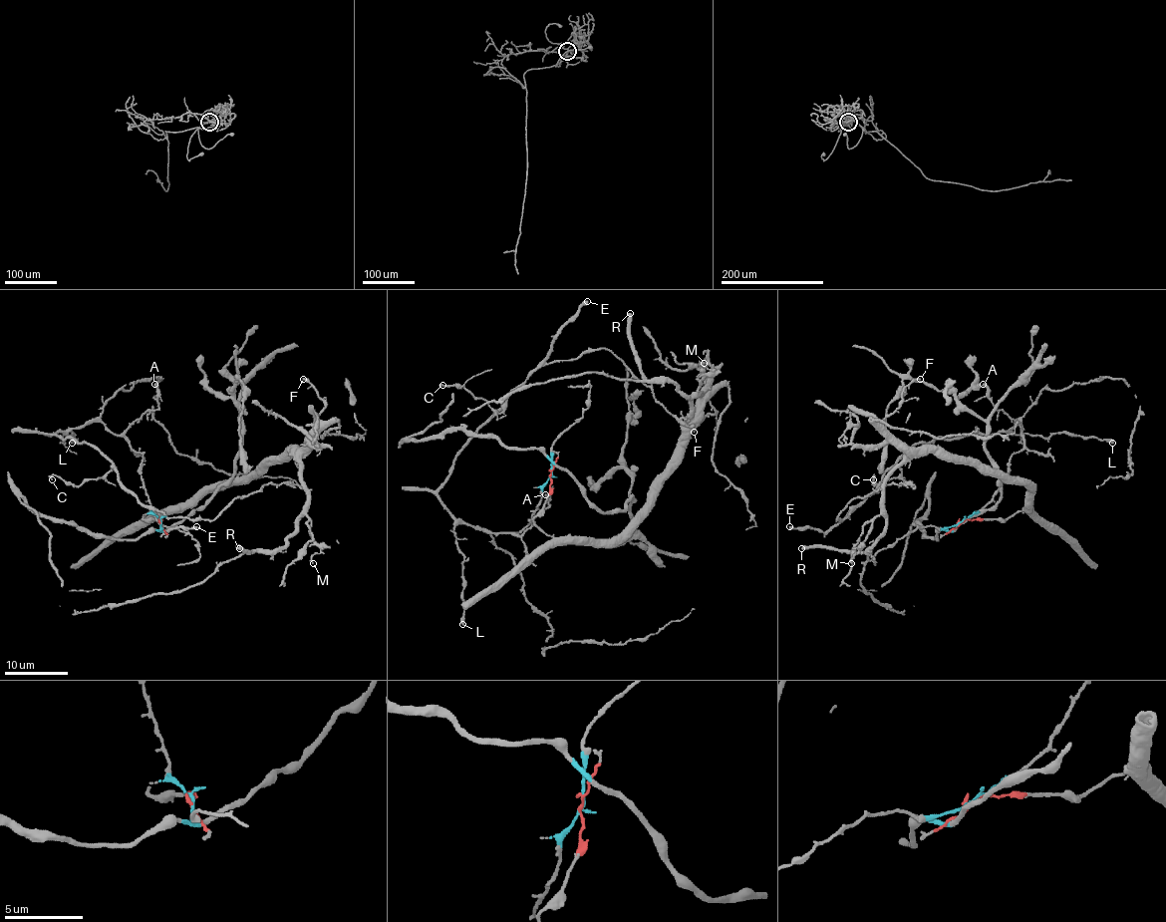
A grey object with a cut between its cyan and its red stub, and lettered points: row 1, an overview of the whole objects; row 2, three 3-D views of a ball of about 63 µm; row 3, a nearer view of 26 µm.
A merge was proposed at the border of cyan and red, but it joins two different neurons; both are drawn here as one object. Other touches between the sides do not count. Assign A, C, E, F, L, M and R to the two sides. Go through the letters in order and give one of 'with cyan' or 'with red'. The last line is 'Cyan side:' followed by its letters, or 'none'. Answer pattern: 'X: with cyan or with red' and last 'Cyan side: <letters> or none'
A: with cyan
C: with cyan
E: with cyan
F: with red
L: with cyan
M: with red
R: with red
Cyan side: A, C, E, L

